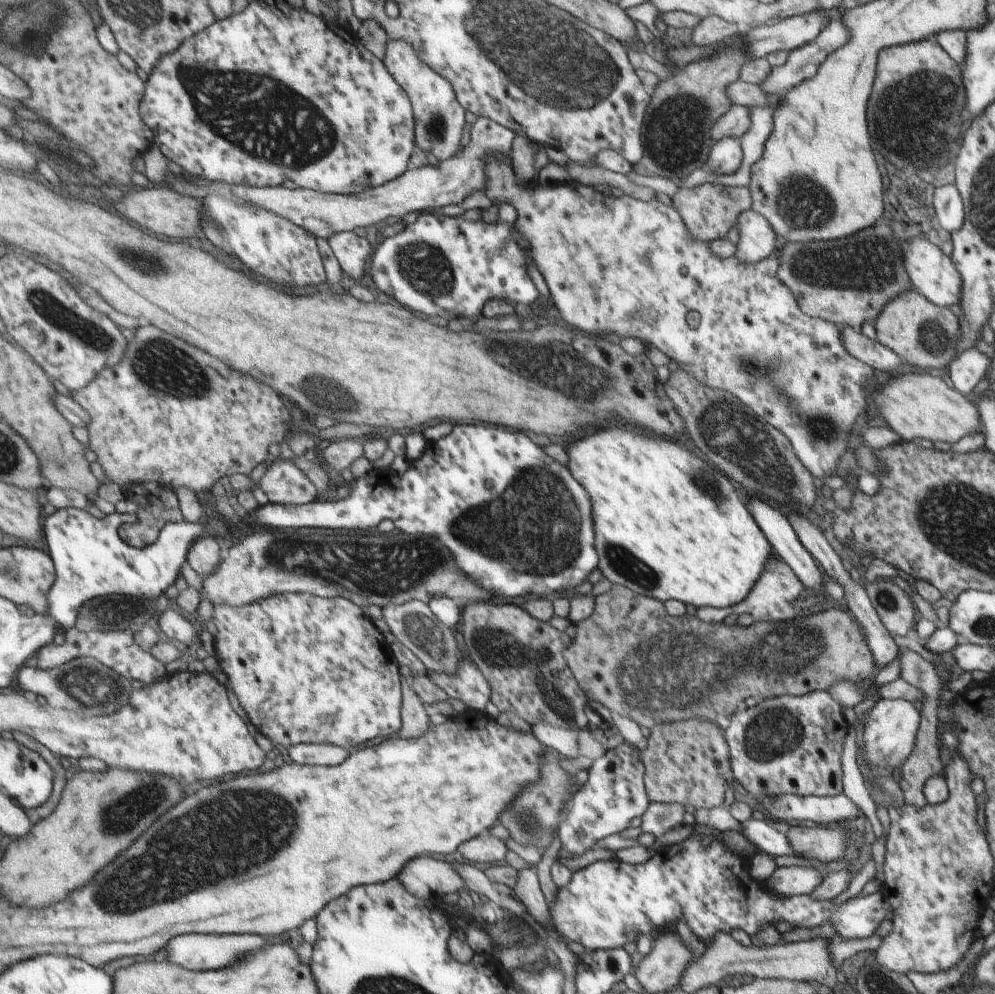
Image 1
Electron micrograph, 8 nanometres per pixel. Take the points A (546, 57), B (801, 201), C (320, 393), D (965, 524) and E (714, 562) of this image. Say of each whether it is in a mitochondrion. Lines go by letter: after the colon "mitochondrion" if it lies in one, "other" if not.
A: mitochondrion
B: mitochondrion
C: mitochondrion
D: mitochondrion
E: other

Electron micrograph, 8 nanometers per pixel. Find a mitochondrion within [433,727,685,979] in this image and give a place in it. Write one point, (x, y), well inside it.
(526, 820)

